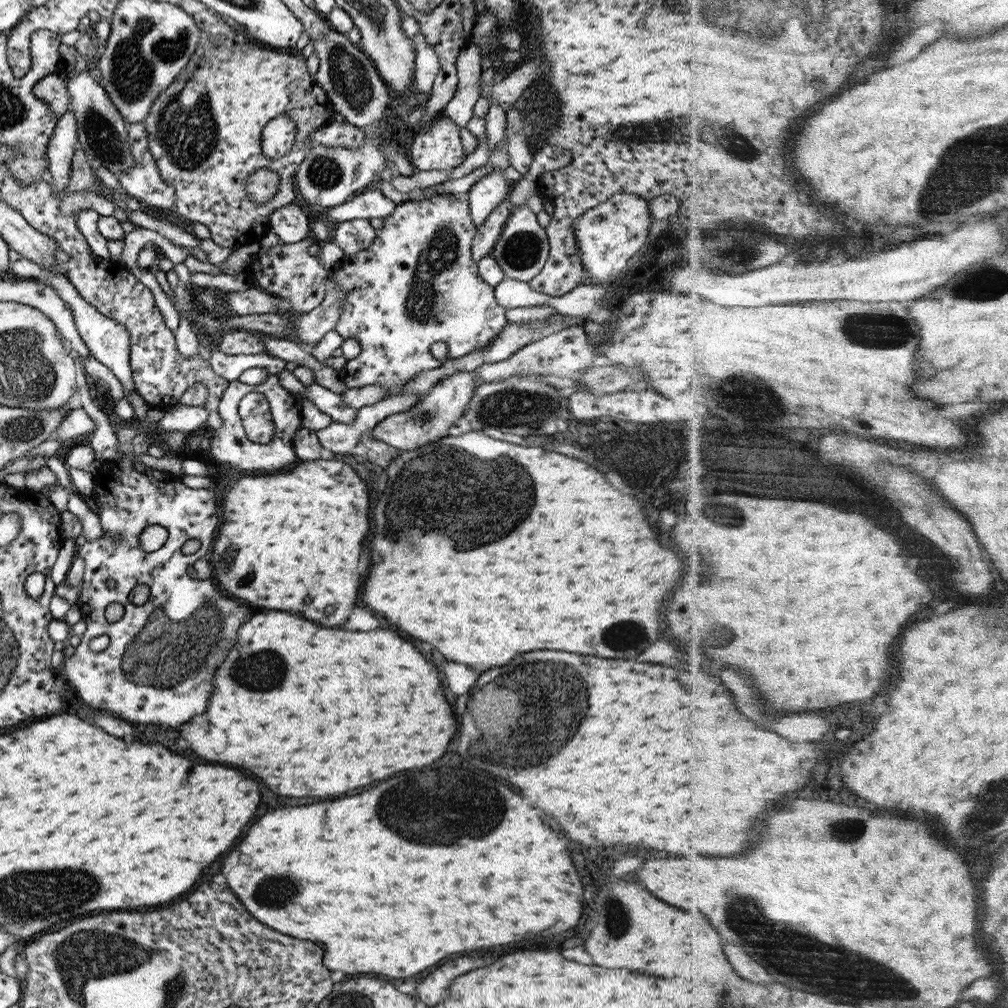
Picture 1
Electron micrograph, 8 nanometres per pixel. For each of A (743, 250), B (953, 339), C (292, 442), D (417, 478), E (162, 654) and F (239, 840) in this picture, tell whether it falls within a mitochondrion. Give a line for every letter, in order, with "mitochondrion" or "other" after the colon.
A: mitochondrion
B: other
C: other
D: mitochondrion
E: mitochondrion
F: other

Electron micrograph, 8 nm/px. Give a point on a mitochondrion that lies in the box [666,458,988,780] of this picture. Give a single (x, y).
(876, 506)

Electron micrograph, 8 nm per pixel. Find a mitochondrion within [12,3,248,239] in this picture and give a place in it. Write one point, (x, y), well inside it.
(135, 60)

